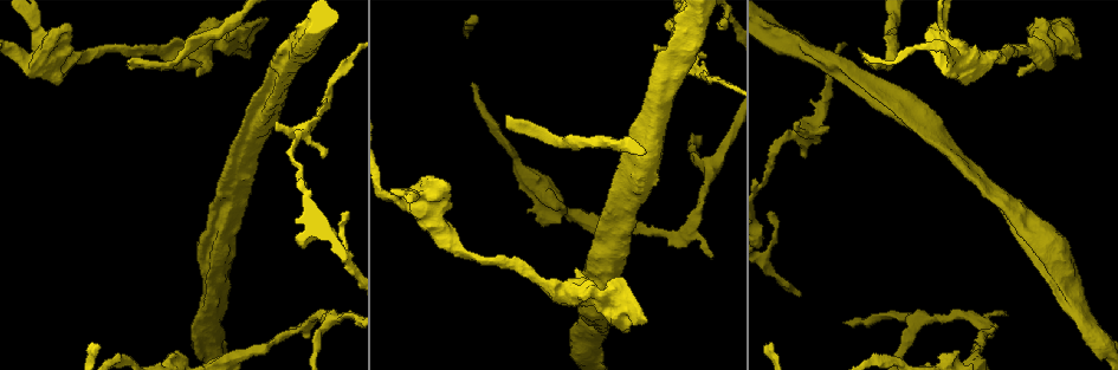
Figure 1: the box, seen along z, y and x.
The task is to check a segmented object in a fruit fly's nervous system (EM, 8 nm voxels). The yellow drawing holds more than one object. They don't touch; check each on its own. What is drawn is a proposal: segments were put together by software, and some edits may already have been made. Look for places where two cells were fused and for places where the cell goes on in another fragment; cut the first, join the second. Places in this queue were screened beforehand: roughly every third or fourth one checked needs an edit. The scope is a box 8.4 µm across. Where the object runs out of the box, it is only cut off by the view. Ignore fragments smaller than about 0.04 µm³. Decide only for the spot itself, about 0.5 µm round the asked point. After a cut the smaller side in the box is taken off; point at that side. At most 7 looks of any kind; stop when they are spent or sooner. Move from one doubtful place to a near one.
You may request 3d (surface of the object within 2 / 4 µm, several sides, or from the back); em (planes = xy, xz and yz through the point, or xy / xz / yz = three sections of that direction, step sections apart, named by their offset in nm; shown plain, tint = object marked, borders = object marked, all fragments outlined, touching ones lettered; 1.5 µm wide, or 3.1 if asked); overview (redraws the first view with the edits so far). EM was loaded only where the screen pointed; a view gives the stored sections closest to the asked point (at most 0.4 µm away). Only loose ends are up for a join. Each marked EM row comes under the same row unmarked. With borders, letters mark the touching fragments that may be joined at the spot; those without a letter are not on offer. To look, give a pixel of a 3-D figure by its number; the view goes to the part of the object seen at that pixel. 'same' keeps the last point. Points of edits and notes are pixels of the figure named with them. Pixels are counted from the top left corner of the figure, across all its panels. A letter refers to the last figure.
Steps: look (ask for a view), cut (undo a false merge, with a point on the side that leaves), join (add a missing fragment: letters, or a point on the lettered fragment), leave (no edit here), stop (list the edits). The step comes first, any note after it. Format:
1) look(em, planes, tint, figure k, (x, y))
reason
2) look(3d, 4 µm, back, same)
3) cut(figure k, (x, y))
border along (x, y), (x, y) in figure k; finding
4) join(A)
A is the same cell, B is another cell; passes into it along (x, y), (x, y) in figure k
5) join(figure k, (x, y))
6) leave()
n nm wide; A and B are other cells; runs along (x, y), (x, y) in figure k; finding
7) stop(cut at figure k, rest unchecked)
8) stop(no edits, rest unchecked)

look(3d, 4 µm, figure 1, (875, 64))
long arm stops here

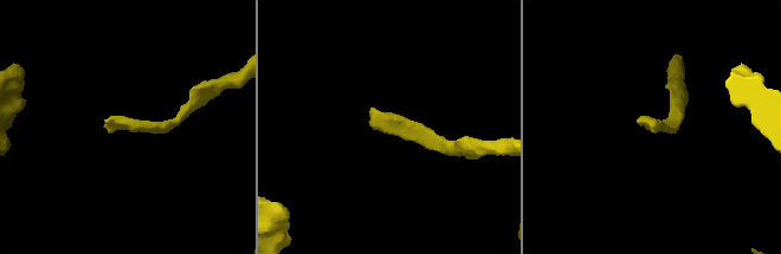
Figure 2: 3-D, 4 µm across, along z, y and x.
look(em, xz, step 4, borders, figure 2, (655, 128))
now the EM

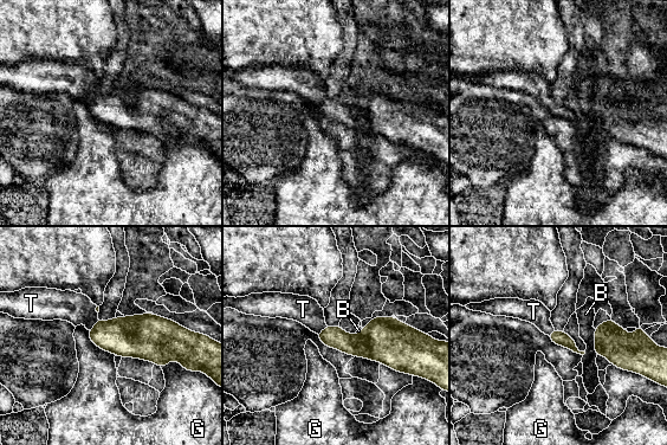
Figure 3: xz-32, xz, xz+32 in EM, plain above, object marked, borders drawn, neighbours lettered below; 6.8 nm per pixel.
join(figure 3, (68, 305))
T is the same cell, B and G are other cells; passes into it along (128, 341), (96, 324), (68, 305) in figure 3; it goes on there

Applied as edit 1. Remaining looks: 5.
look(overview)
redraw

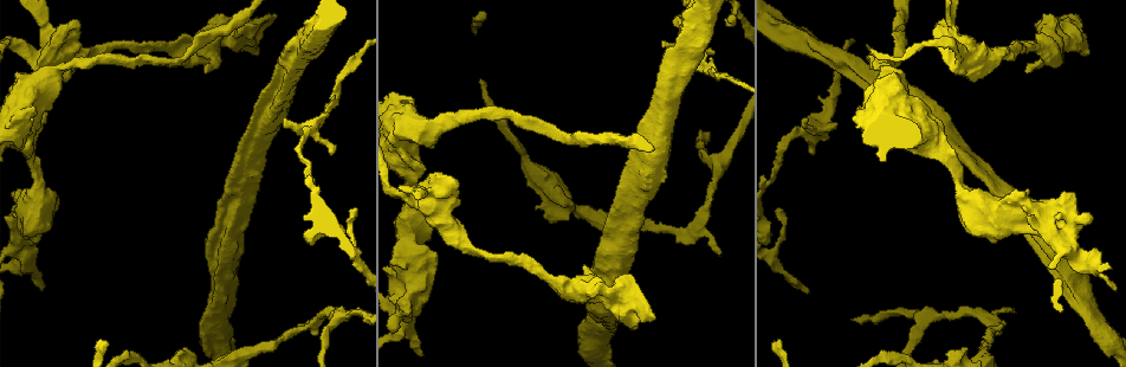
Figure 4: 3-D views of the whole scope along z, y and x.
look(3d, 4 µm, figure 4, (39, 51))
three arms meet

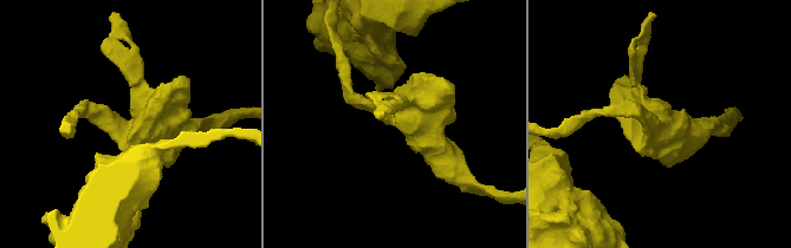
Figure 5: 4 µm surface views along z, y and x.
look(em, planes, borders, figure 5, (130, 120))

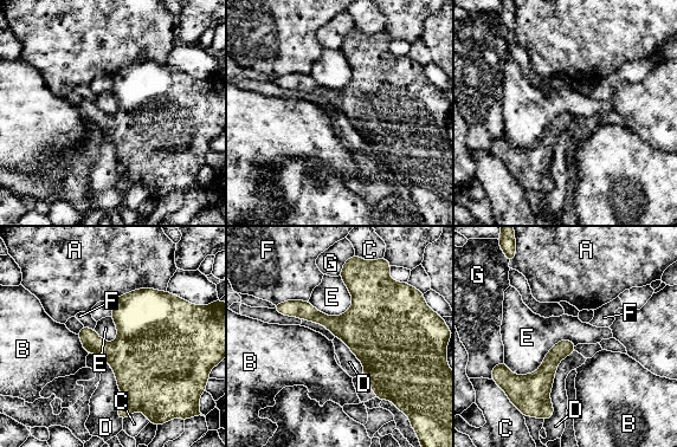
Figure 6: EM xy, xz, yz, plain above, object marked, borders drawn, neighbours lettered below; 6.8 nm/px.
leave()
110 nm wide; A, B, C, D, E, F and G are other cells; border along (575, 344), (534, 373), (503, 362) in figure 6; all the same cell

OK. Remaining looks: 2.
look(em, planes, borders, figure 4, (222, 280))
calibre changes

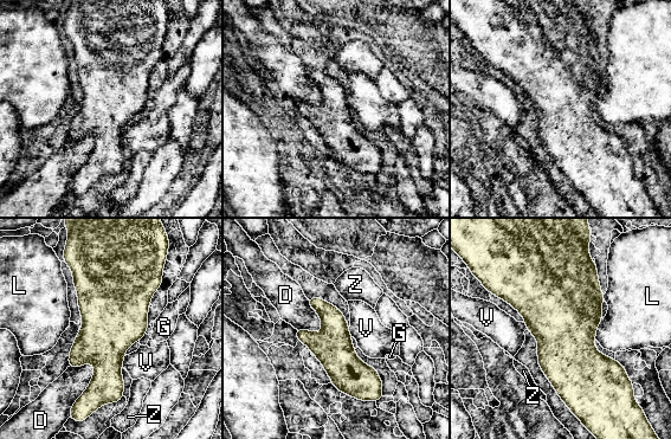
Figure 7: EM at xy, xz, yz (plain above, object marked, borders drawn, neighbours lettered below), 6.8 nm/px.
leave()
D, G, L, V and Z are other cells; border along (91, 361), (94, 376), (72, 405) in figure 7; one cell here

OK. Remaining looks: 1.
stop(join at figure 3, rest unchecked)

